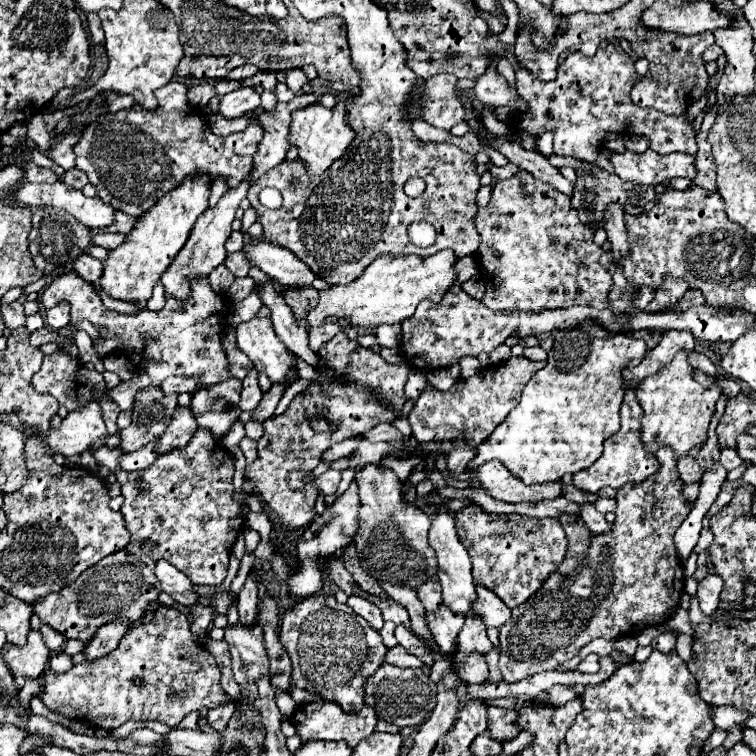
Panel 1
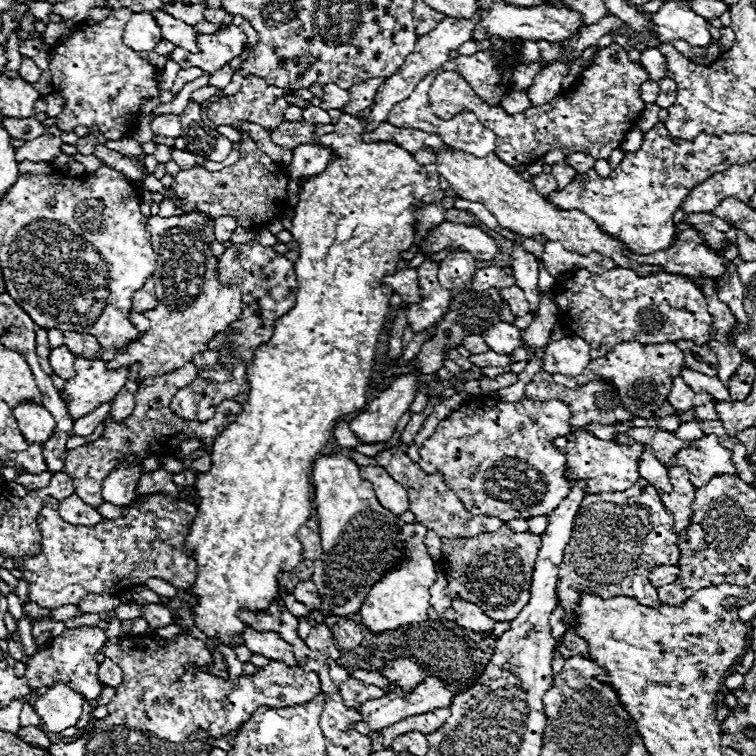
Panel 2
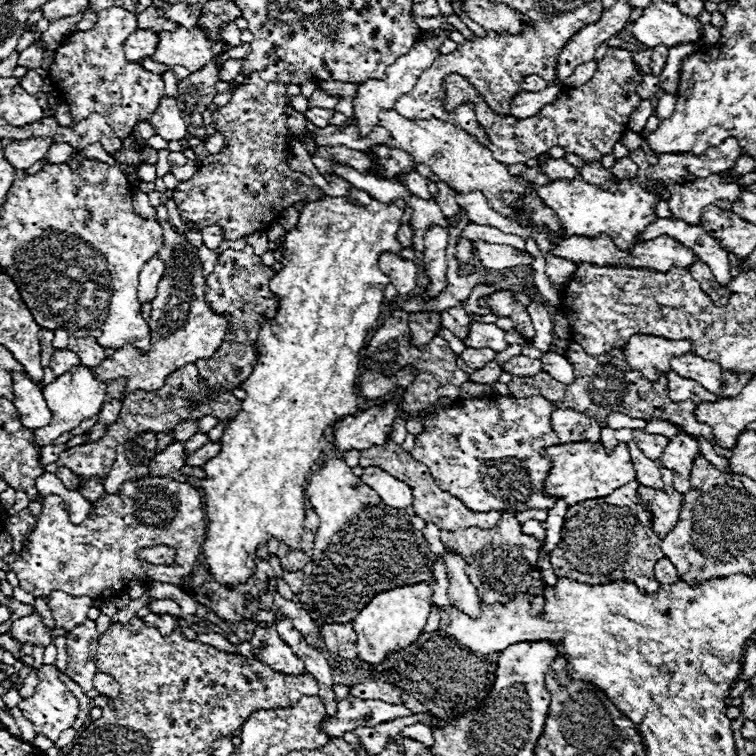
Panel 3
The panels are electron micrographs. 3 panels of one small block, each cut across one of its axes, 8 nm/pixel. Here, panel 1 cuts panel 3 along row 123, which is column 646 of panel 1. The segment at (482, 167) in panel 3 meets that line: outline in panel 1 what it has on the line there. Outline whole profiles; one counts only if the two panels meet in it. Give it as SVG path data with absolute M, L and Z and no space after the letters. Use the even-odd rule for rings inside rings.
M682 350L676 358L660 370L656 376L646 378L636 388L636 396L644 408L642 420L642 442L648 452L656 452L660 446L672 446L676 450L676 458L688 454L688 450L696 444L706 442L706 432L710 420L716 410L716 400L722 392L720 386L704 388L694 380L694 368L688 364L690 352Z

